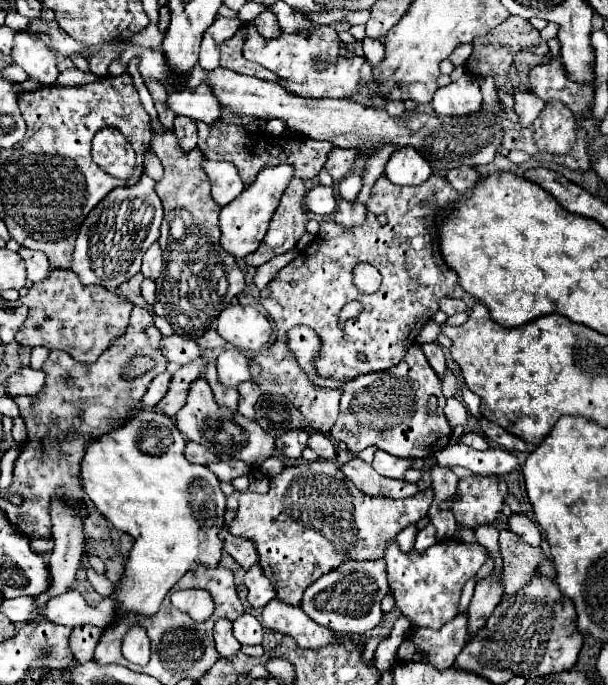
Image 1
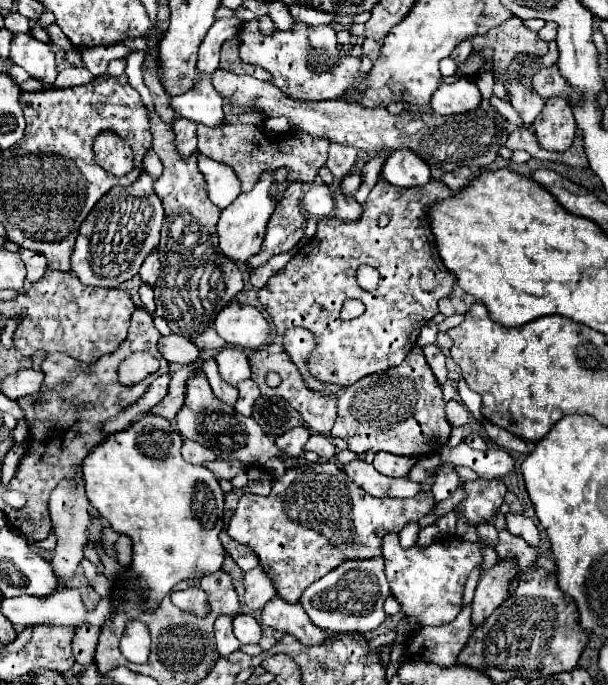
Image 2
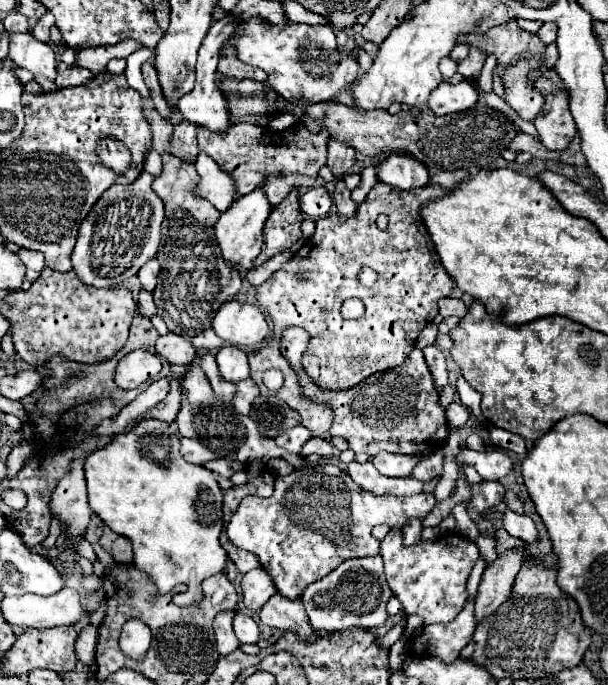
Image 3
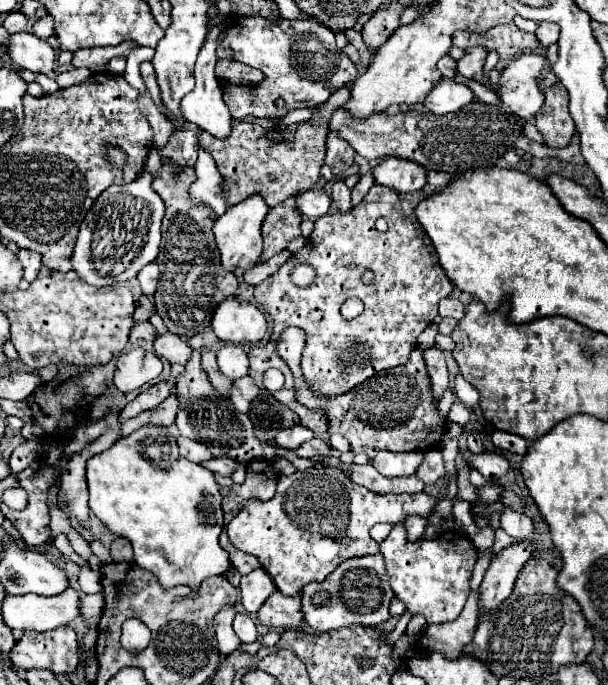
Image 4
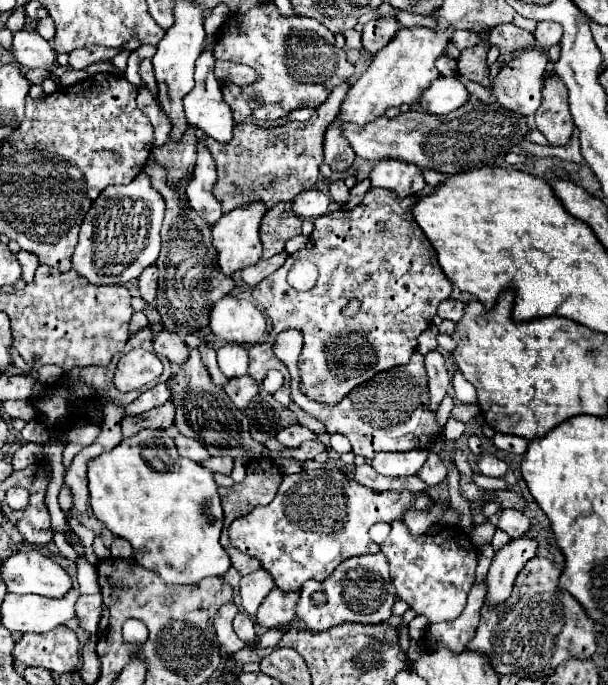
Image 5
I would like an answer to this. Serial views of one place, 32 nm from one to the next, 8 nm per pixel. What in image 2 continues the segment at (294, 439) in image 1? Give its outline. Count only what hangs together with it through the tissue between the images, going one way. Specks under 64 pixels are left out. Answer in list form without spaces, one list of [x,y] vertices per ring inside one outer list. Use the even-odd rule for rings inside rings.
[[[292,428],[276,438],[276,446],[290,458],[298,458],[304,452],[304,444],[310,438],[308,428]]]

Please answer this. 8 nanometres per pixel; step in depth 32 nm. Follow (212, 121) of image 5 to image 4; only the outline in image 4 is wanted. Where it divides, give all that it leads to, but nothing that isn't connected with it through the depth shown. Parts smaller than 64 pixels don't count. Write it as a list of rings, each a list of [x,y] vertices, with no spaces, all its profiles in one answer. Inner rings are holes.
[[[222,20],[220,24],[212,26],[208,36],[206,36],[206,42],[202,46],[194,69],[195,87],[190,94],[186,94],[180,102],[180,110],[182,110],[182,116],[186,122],[192,122],[196,124],[198,128],[214,134],[216,138],[226,138],[232,130],[232,116],[230,116],[230,110],[226,106],[226,102],[222,100],[222,88],[218,84],[218,78],[214,74],[214,66],[218,62],[218,56],[216,56],[216,48],[220,46],[220,40],[224,40],[224,32],[228,32],[228,22]]]

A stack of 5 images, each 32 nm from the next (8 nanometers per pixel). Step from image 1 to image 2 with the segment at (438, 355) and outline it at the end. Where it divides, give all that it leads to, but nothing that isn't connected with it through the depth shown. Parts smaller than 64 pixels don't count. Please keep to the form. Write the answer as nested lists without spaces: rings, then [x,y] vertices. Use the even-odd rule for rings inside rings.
[[[428,344],[428,346],[424,346],[422,350],[424,350],[426,362],[430,364],[434,376],[438,378],[438,384],[444,384],[444,382],[446,382],[446,376],[448,376],[446,364],[444,364],[444,360],[446,360],[446,358],[444,358],[444,352],[442,352],[436,344]]]

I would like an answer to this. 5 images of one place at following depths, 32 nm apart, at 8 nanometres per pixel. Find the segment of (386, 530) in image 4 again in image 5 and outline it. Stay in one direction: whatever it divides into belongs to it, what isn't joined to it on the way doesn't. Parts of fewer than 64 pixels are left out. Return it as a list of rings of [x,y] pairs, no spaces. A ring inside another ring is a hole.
[[[376,523],[370,528],[369,535],[374,542],[380,545],[387,539],[390,531],[391,526],[389,523]]]

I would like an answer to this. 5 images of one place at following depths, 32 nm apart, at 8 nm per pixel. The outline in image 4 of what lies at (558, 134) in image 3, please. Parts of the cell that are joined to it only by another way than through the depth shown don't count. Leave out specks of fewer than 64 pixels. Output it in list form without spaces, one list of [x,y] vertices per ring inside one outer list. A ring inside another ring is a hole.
[[[556,84],[546,94],[540,112],[534,118],[538,132],[544,136],[548,148],[564,148],[574,136],[574,120],[568,110],[568,92],[562,84]]]

